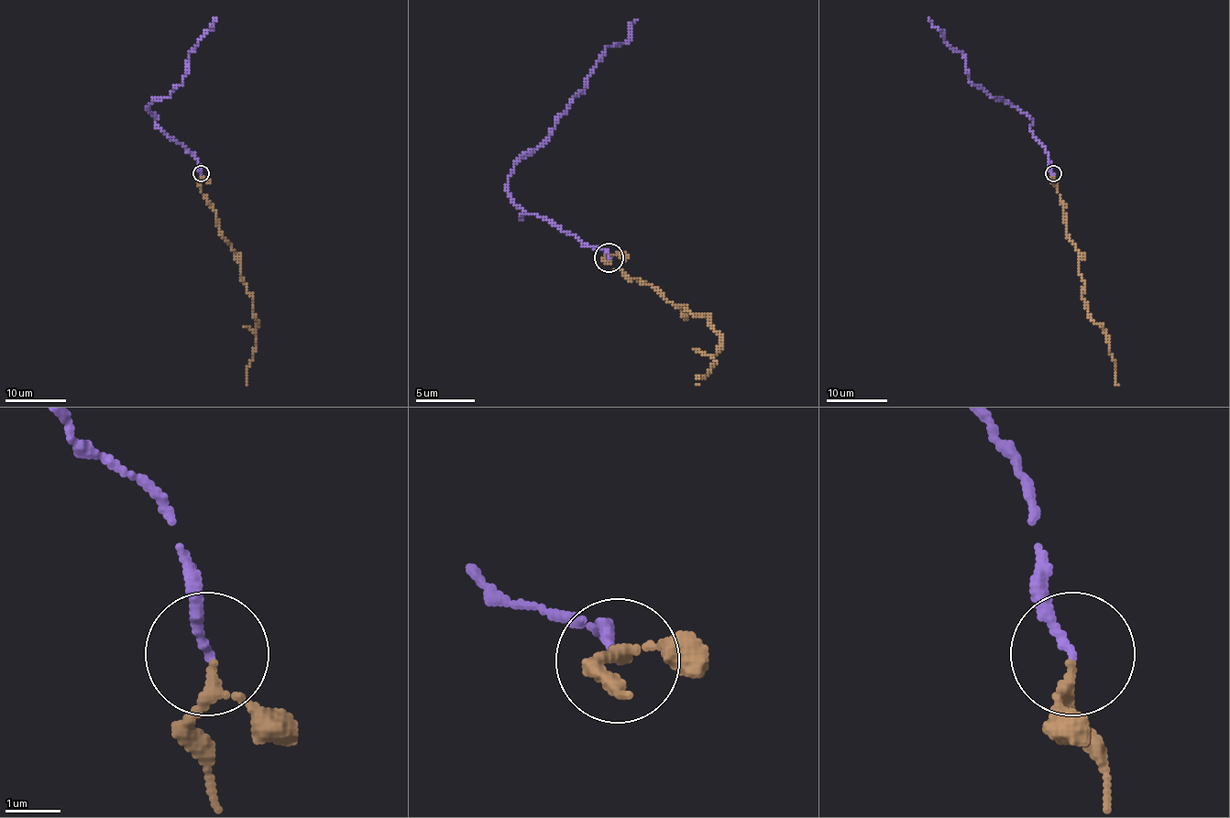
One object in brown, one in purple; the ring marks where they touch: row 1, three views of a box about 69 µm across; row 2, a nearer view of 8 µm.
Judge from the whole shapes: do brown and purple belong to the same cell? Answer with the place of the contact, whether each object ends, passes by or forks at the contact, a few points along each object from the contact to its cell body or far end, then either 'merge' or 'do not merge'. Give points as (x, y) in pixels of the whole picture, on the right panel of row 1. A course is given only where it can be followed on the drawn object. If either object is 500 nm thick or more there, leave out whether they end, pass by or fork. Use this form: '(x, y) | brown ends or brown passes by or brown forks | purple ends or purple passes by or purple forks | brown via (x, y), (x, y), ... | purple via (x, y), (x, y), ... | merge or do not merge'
(1053, 173) | brown passes by | purple ends | brown via (1053, 174), (1064, 205), (1067, 234), (1078, 253), (1087, 313), (1107, 335), (1116, 369), (1114, 381), (1119, 386) | purple via (1053, 173), (1048, 151), (1030, 130), (1032, 119), (969, 81), (966, 59), (943, 39), (943, 32), (929, 18) | merge

